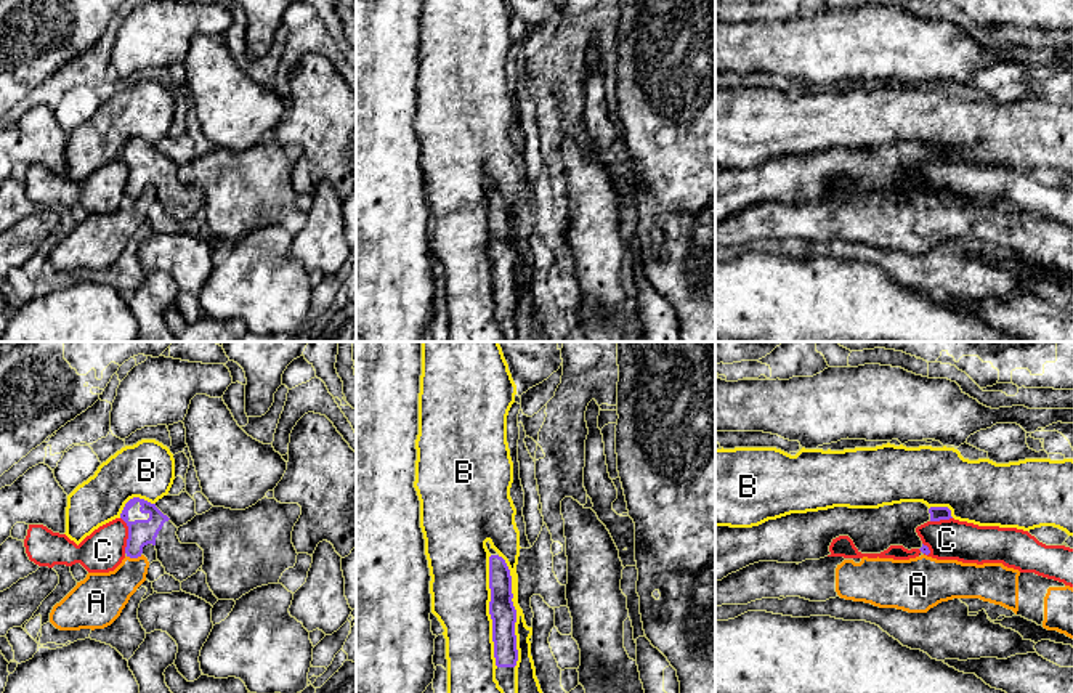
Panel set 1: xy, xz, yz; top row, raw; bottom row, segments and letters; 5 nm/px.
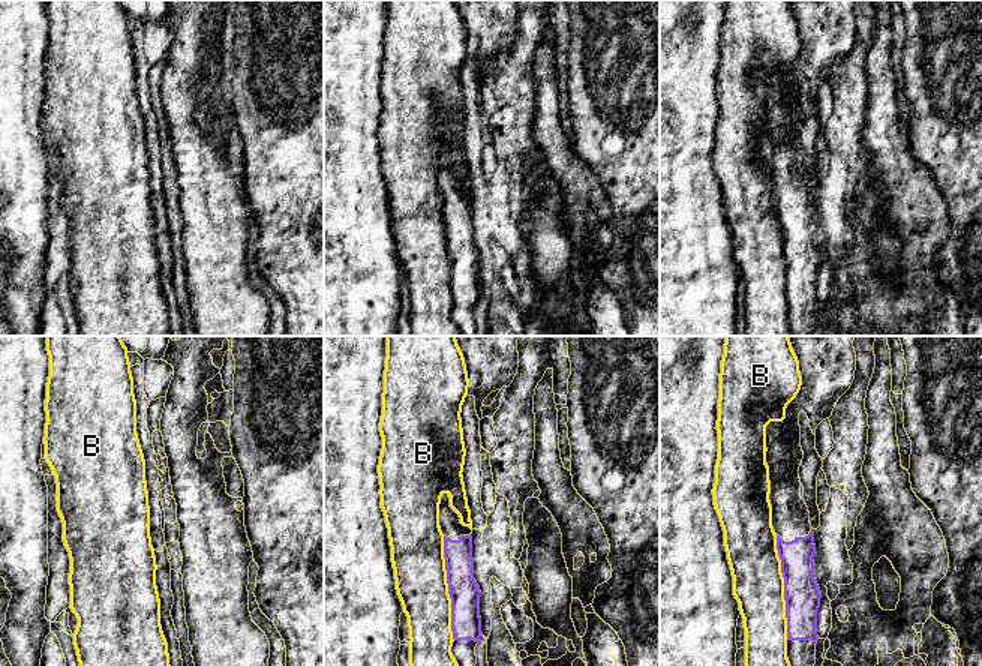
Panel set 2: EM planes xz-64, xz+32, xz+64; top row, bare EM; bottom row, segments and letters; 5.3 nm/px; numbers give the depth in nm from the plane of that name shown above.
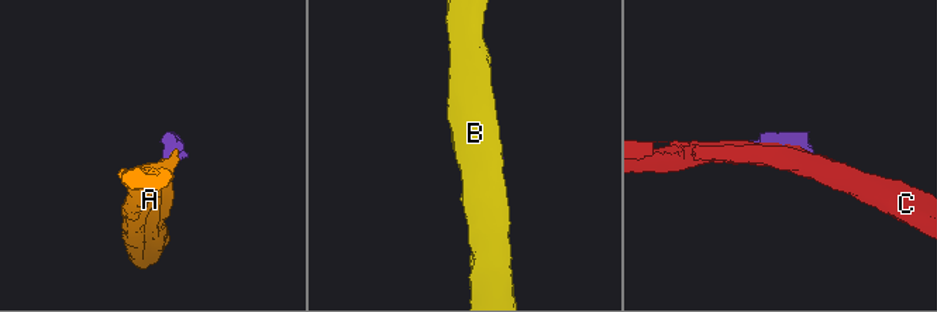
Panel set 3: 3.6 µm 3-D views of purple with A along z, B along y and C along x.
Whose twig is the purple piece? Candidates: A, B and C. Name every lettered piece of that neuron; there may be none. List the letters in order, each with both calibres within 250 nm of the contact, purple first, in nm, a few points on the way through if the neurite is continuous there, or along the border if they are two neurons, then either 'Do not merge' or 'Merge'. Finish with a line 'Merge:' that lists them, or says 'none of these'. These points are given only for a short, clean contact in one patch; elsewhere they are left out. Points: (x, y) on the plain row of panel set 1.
A: Thickness 130 nm (purple) against 240 nm. Boundary: xy (141, 196), (127, 198). Do not merge
B: Thickness 130 nm (purple) against 240 nm. Do not merge
C: Thickness 130 nm (purple) against 220 nm. Do not merge
Merge: none of these

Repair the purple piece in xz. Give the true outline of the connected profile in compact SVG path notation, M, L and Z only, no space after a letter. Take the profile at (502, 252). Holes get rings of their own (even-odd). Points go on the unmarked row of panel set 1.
M486 188L489 197L489 255L492 260L492 282L496 298L496 321L504 330L507 342L515 342L515 306L518 302L516 290L516 250L513 247L512 217L505 201L491 188Z

